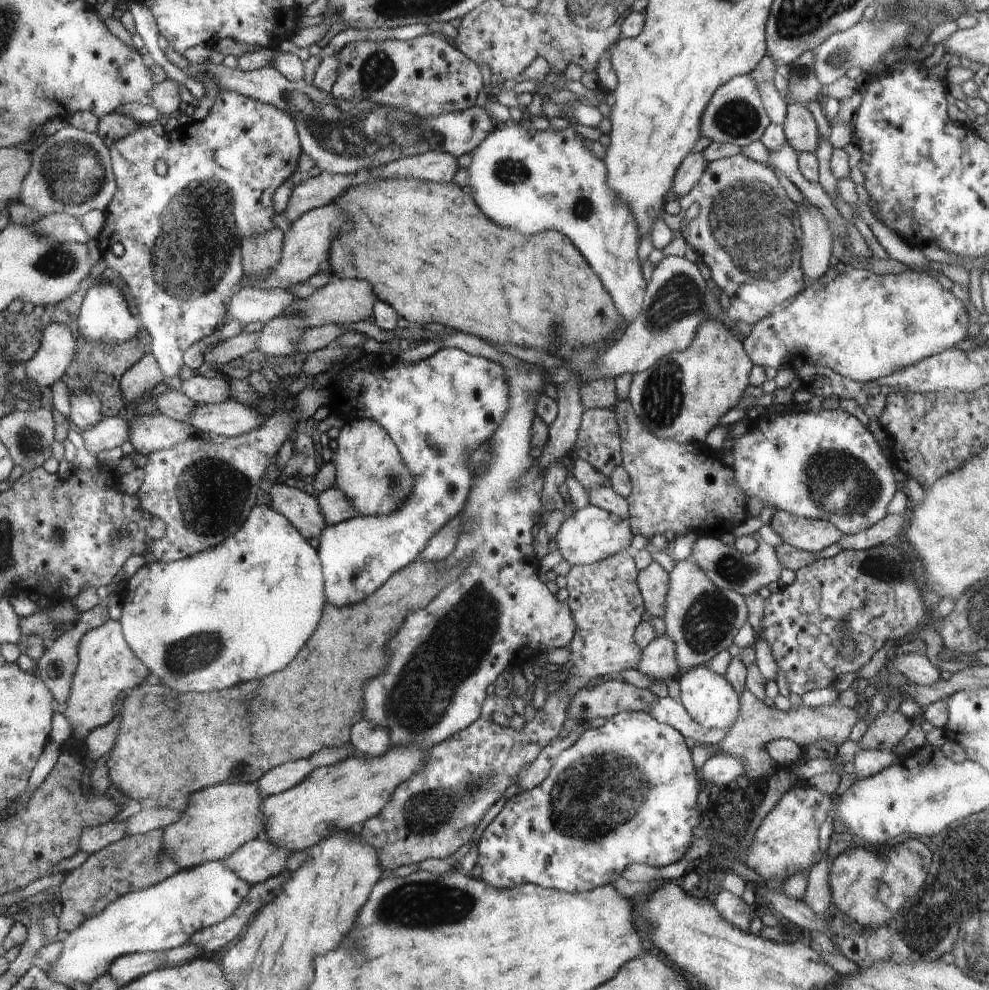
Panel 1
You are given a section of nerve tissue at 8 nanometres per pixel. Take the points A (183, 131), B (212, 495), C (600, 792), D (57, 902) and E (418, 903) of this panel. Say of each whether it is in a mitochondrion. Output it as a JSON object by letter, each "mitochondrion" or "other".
{"A":"other","B":"mitochondrion","C":"mitochondrion","D":"other","E":"mitochondrion"}

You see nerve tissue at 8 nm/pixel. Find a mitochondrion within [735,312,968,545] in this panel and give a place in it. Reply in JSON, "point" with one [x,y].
{"point":[839,484]}

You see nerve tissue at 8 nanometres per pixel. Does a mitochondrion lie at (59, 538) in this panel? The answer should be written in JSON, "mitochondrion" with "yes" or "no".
{"mitochondrion":"yes"}

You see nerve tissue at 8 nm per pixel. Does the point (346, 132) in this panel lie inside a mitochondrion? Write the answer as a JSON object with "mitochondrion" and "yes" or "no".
{"mitochondrion":"yes"}

